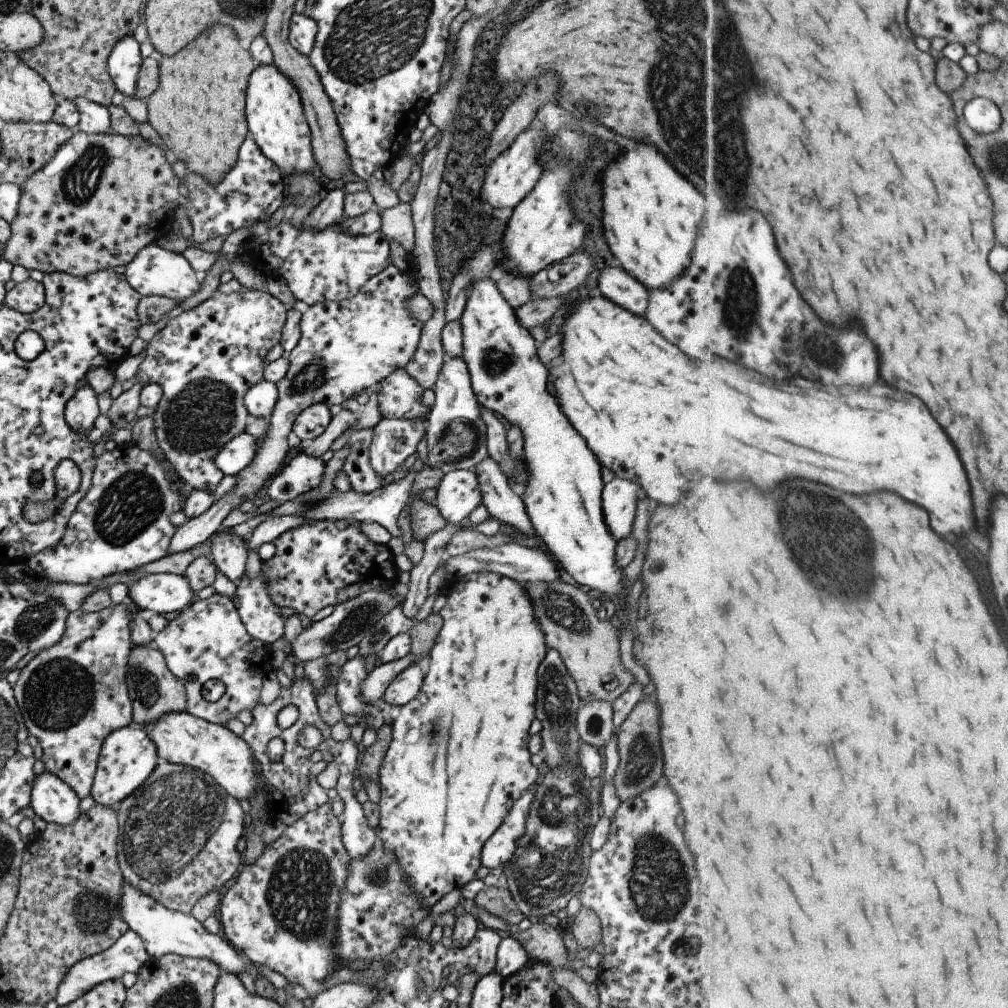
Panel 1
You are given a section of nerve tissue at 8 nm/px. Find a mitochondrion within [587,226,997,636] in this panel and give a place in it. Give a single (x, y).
(814, 514)

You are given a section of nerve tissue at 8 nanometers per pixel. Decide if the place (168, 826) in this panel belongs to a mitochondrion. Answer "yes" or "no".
yes

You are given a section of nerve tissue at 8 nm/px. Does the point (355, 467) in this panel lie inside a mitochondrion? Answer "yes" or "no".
no

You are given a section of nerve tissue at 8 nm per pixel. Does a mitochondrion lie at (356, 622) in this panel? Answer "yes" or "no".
yes

